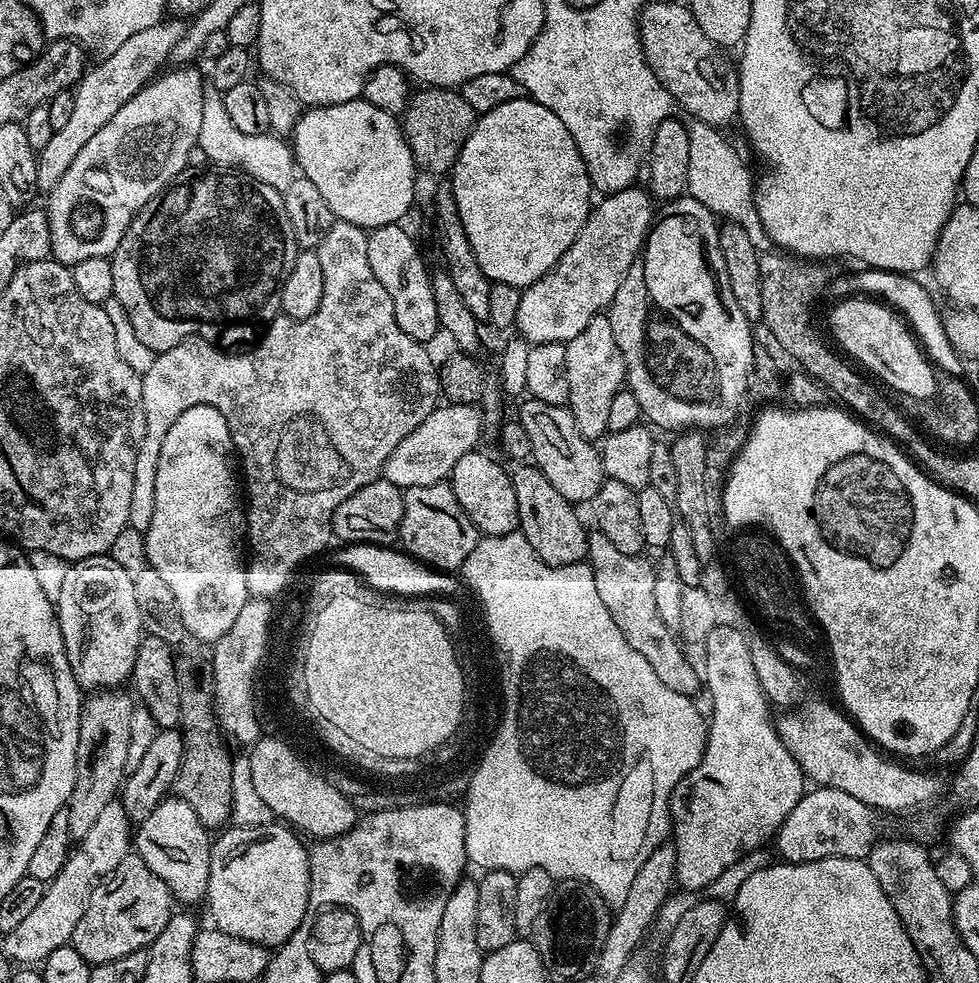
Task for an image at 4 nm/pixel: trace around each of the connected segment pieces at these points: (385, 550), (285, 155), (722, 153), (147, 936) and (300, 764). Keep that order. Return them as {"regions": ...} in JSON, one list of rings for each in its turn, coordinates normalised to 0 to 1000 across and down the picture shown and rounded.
{"regions":[[[[354,553],[347,556],[348,558],[343,564],[342,572],[346,577],[360,581],[366,585],[380,600],[407,606],[411,604],[417,606],[416,608],[429,608],[432,606],[453,606],[456,607],[462,604],[470,604],[476,600],[476,596],[471,587],[460,582],[455,582],[448,579],[443,579],[435,574],[430,573],[429,570],[423,569],[417,563],[407,557],[401,557],[395,554],[385,553]]],[[[216,87],[208,91],[206,132],[202,132],[202,151],[205,156],[208,154],[210,162],[217,163],[212,165],[218,168],[255,177],[264,185],[280,189],[280,193],[288,197],[300,181],[297,145],[281,136],[247,136],[247,132],[241,131],[239,124],[235,124],[235,116],[231,116],[228,97]]],[[[714,124],[703,126],[705,177],[703,178],[702,198],[708,199],[722,212],[728,214],[740,212],[739,223],[758,230],[766,246],[770,246],[772,255],[779,258],[790,251],[790,246],[778,230],[778,222],[774,222],[770,175],[768,179],[763,165],[756,160],[755,153],[740,137],[739,133],[727,130],[724,126]]],[[[133,869],[94,906],[72,959],[90,981],[107,981],[129,970],[148,967],[170,946],[177,927],[176,907],[170,897],[143,871]]],[[[267,751],[252,766],[259,801],[272,820],[276,820],[279,831],[323,855],[338,855],[356,846],[366,836],[365,819],[359,813],[355,815],[356,811],[346,802],[347,807],[333,790],[326,789],[293,756],[290,751]]]]}

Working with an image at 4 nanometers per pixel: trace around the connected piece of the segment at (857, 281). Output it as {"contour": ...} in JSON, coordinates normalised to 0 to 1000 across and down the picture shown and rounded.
{"contour":[[[883,273],[880,277],[874,277],[866,281],[858,280],[853,282],[848,290],[856,303],[866,303],[869,301],[887,300],[900,303],[912,314],[915,314],[933,336],[937,347],[945,357],[945,361],[952,367],[953,371],[967,381],[978,381],[982,379],[984,365],[970,350],[965,338],[962,319],[958,317],[949,297],[936,285],[935,282],[924,278],[901,276],[899,273]]]}

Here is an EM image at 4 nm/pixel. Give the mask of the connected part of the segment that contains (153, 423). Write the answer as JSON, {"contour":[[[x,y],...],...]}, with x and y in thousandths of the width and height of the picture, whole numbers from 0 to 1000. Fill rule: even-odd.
{"contour":[[[352,224],[340,225],[333,241],[326,248],[323,255],[326,258],[330,277],[330,297],[329,307],[326,308],[325,315],[313,325],[300,325],[289,319],[283,320],[282,325],[273,331],[274,339],[266,346],[263,354],[257,354],[254,358],[245,358],[240,362],[237,358],[228,358],[225,354],[220,354],[208,344],[193,344],[182,348],[174,356],[162,359],[153,372],[145,380],[145,413],[149,421],[149,442],[145,446],[145,454],[141,458],[141,470],[137,470],[137,498],[133,502],[133,527],[132,534],[142,541],[150,541],[153,535],[153,527],[157,527],[157,482],[161,482],[161,462],[165,458],[165,449],[170,447],[170,437],[178,433],[178,429],[194,413],[219,413],[231,425],[231,433],[235,433],[237,443],[237,455],[247,473],[247,488],[251,493],[251,549],[255,554],[256,561],[261,562],[266,572],[270,572],[273,566],[279,566],[278,574],[283,580],[289,580],[299,574],[308,576],[317,567],[329,561],[339,549],[339,525],[341,519],[348,514],[359,503],[364,502],[378,490],[389,487],[392,471],[398,462],[402,462],[402,454],[415,446],[431,429],[435,429],[437,422],[447,414],[451,407],[449,397],[449,379],[446,367],[441,367],[441,362],[436,357],[434,351],[429,350],[419,340],[407,332],[402,323],[402,311],[398,307],[398,299],[382,283],[382,275],[378,275],[378,262],[374,262],[374,246],[376,236],[361,227]]]}

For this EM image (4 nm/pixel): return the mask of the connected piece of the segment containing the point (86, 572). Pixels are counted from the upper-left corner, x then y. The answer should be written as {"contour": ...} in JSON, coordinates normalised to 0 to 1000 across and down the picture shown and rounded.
{"contour":[[[110,564],[79,570],[70,577],[55,617],[72,682],[84,702],[118,702],[135,687],[145,646],[135,587]]]}

